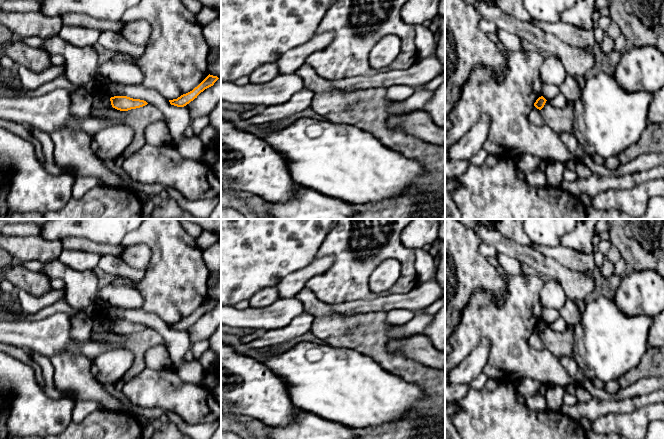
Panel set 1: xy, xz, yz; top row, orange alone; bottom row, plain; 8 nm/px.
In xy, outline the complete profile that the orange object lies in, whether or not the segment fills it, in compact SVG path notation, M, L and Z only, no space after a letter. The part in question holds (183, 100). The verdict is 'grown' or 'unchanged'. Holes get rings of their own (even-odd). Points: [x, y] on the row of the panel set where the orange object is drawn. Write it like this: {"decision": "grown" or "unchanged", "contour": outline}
{"decision": "unchanged", "contour": "M208 75L197 87L195 87L192 91L181 95L177 99L169 100L171 105L177 106L177 107L184 107L187 104L189 104L191 101L193 101L197 96L203 92L205 89L211 87L214 85L214 83L219 78L217 76Z"}

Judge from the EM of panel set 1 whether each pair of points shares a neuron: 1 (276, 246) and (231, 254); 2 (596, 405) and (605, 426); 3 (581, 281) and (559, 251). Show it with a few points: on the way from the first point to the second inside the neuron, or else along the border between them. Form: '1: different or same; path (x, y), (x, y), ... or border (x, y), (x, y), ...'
1: same; path (265, 246), (242, 246)
2: different; border (624, 412), (607, 413), (592, 420)
3: different; border (553, 258), (569, 269), (588, 273)

